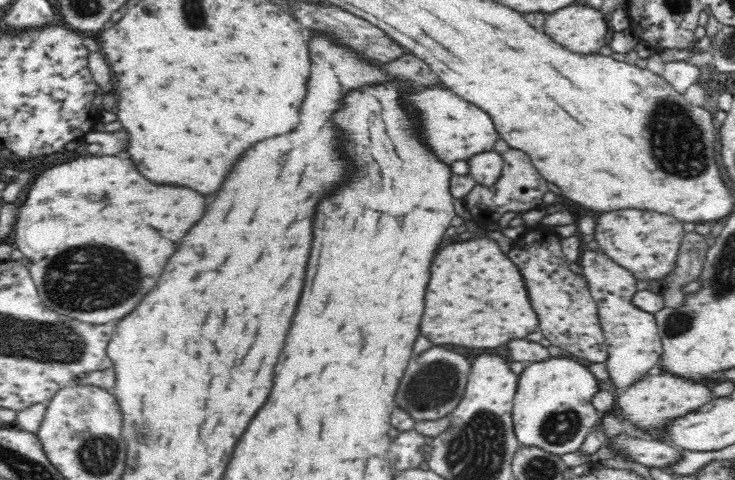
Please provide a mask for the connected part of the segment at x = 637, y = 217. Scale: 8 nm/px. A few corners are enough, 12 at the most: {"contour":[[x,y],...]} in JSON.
{"contour":[[604,212],[601,251],[637,280],[674,272],[683,222]]}

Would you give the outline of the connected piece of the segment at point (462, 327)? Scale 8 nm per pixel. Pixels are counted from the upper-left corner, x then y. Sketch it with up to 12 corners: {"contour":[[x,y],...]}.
{"contour":[[478,236],[436,254],[420,332],[498,348],[536,332],[518,268]]}

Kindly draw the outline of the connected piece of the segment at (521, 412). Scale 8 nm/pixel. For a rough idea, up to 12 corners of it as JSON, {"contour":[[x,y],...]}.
{"contour":[[572,356],[527,364],[511,414],[518,442],[560,458],[602,417]]}

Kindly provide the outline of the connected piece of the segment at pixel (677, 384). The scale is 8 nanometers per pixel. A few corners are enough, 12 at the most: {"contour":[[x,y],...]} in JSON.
{"contour":[[654,371],[618,398],[625,425],[669,442],[712,383]]}

